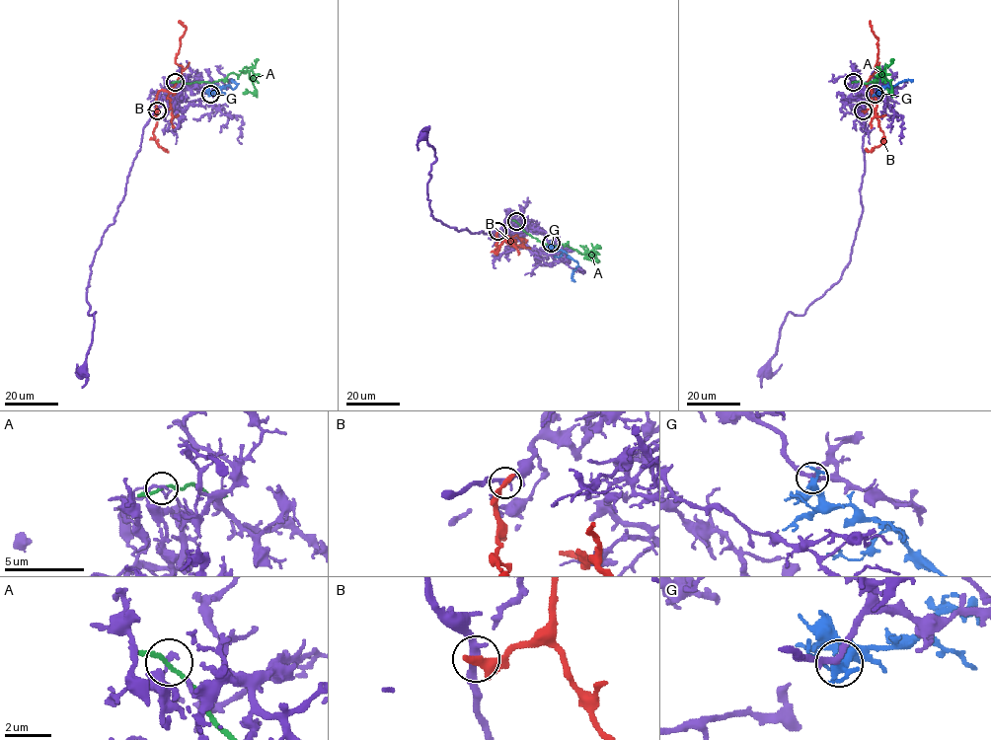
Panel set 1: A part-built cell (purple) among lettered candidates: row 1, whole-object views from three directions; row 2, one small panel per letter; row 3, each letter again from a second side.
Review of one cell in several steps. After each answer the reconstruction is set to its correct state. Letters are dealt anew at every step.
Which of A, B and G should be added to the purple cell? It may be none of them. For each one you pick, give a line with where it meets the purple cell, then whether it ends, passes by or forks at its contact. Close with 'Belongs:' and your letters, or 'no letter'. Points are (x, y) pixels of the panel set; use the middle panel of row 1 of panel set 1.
G: (551, 243) | it passes by
Belongs: G

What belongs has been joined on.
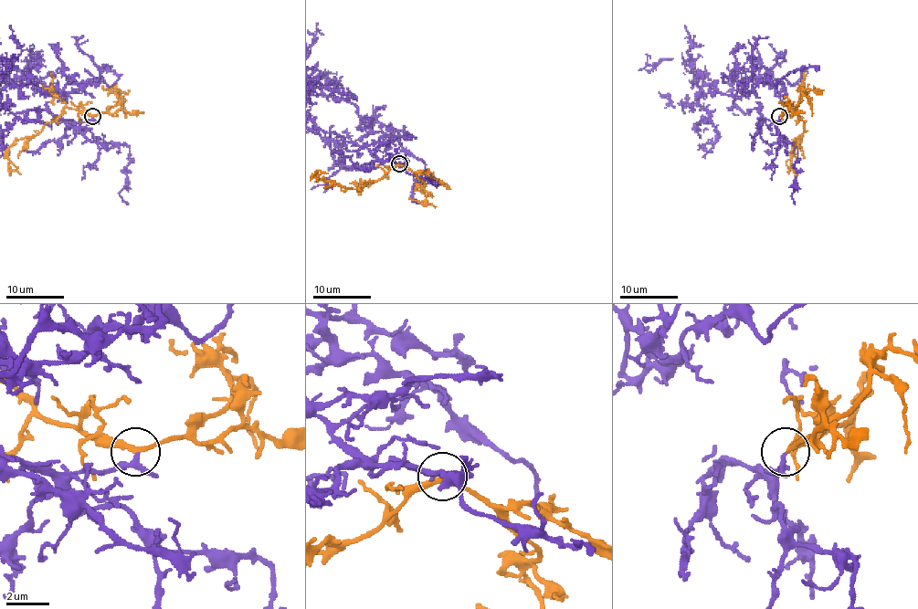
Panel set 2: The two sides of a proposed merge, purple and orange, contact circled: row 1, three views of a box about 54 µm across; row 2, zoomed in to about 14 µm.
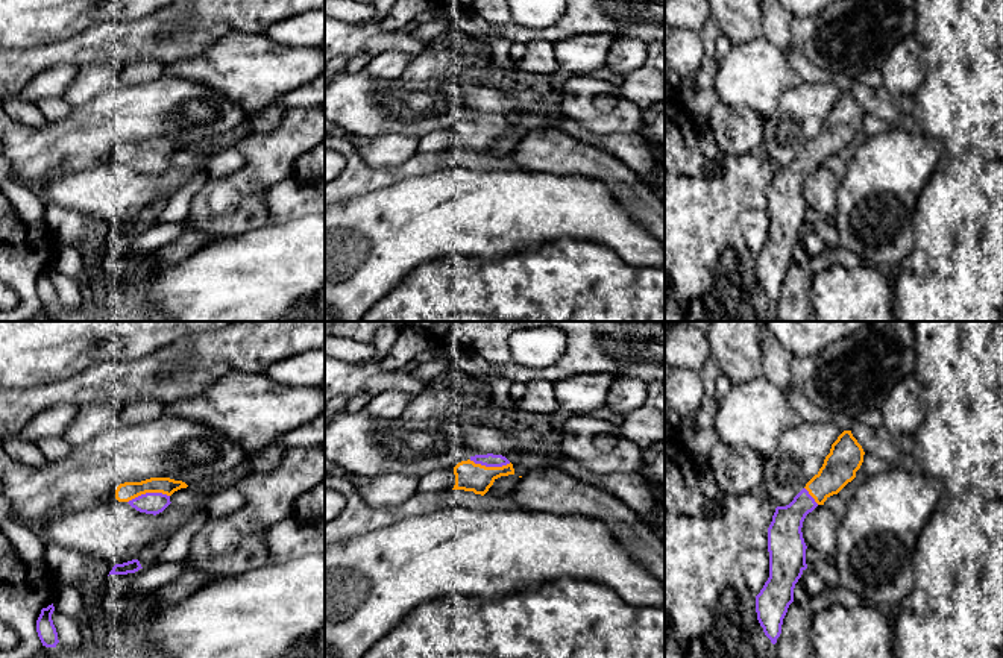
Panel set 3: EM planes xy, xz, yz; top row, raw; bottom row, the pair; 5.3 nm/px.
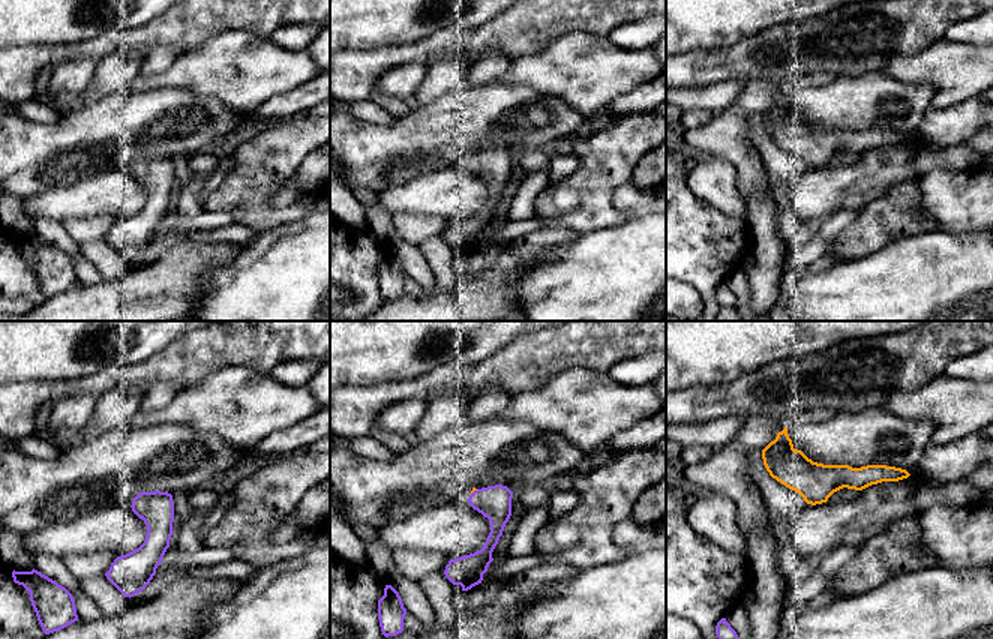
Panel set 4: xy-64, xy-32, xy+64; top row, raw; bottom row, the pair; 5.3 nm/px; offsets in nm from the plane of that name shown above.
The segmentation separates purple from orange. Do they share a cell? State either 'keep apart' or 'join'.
join

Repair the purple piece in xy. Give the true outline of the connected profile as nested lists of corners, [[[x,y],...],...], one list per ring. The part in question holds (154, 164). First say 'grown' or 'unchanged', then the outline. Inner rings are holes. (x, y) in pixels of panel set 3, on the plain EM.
grown; [[[150,138],[141,143],[124,143],[115,150],[115,159],[118,162],[127,162],[132,168],[146,174],[159,174],[171,162],[170,156],[188,146],[182,141],[170,138]]]

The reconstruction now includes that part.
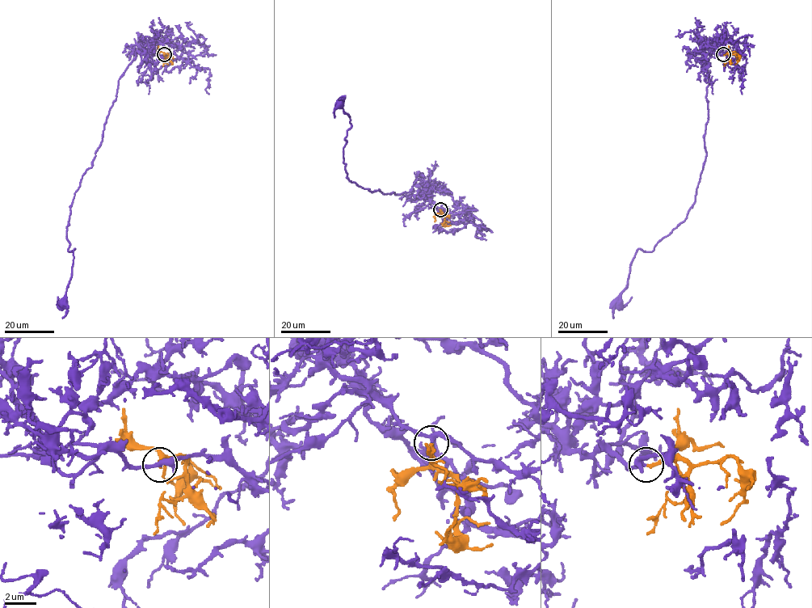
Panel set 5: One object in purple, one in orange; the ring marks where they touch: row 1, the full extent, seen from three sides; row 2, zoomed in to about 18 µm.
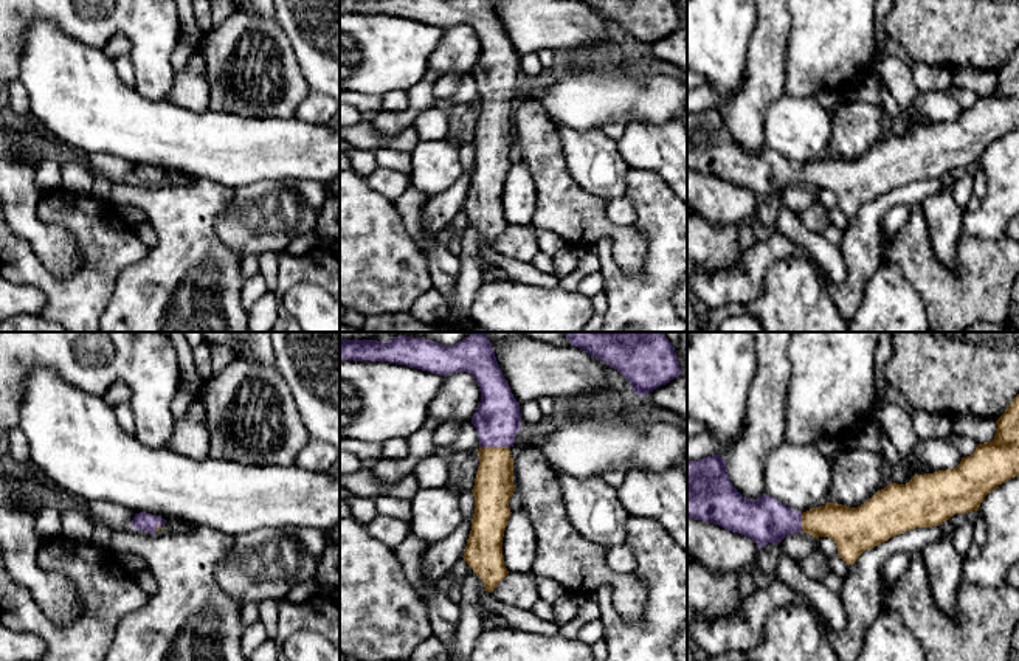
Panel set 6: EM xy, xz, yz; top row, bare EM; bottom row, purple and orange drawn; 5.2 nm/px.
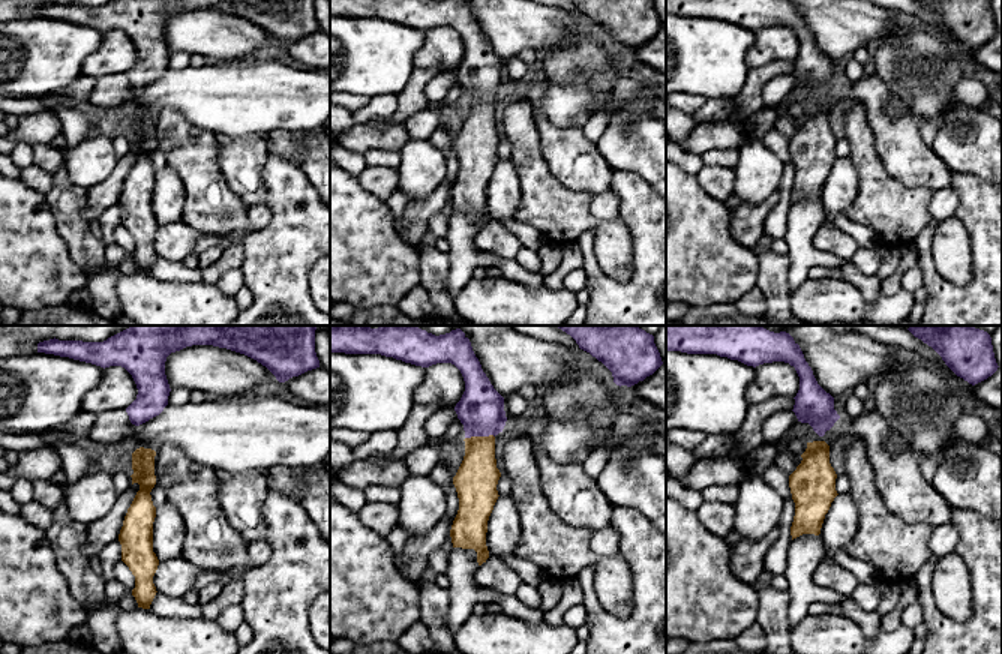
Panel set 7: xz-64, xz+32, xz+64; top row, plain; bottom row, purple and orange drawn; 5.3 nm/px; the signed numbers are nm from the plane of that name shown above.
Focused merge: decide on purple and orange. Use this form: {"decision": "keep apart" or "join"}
{"decision": "join"}

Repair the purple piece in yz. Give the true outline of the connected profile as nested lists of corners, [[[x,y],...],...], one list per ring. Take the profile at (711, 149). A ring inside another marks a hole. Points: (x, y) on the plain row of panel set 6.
[[[1019,47],[996,73],[996,88],[979,96],[971,109],[962,110],[955,121],[915,127],[906,137],[892,135],[858,160],[827,155],[807,164],[786,160],[763,146],[758,152],[743,149],[731,135],[724,110],[718,107],[687,115],[687,169],[718,177],[751,189],[758,200],[780,196],[788,186],[807,185],[816,191],[830,189],[838,208],[850,219],[865,202],[915,180],[940,178],[955,166],[979,163],[985,149],[1002,135],[1019,127]]]

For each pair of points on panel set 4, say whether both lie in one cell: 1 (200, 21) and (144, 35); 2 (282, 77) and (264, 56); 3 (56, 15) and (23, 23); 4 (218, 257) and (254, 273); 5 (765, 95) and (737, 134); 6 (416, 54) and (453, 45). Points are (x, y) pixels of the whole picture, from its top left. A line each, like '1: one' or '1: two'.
1: one
2: one
3: one
4: two
5: one
6: one

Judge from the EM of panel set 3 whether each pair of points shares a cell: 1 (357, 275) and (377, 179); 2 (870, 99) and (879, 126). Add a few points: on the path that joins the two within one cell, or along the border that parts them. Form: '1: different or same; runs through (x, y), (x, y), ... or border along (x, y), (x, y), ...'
1: different; border along (407, 178), (383, 188), (348, 197), (340, 203)
2: different; border along (865, 112), (882, 119), (889, 126)

